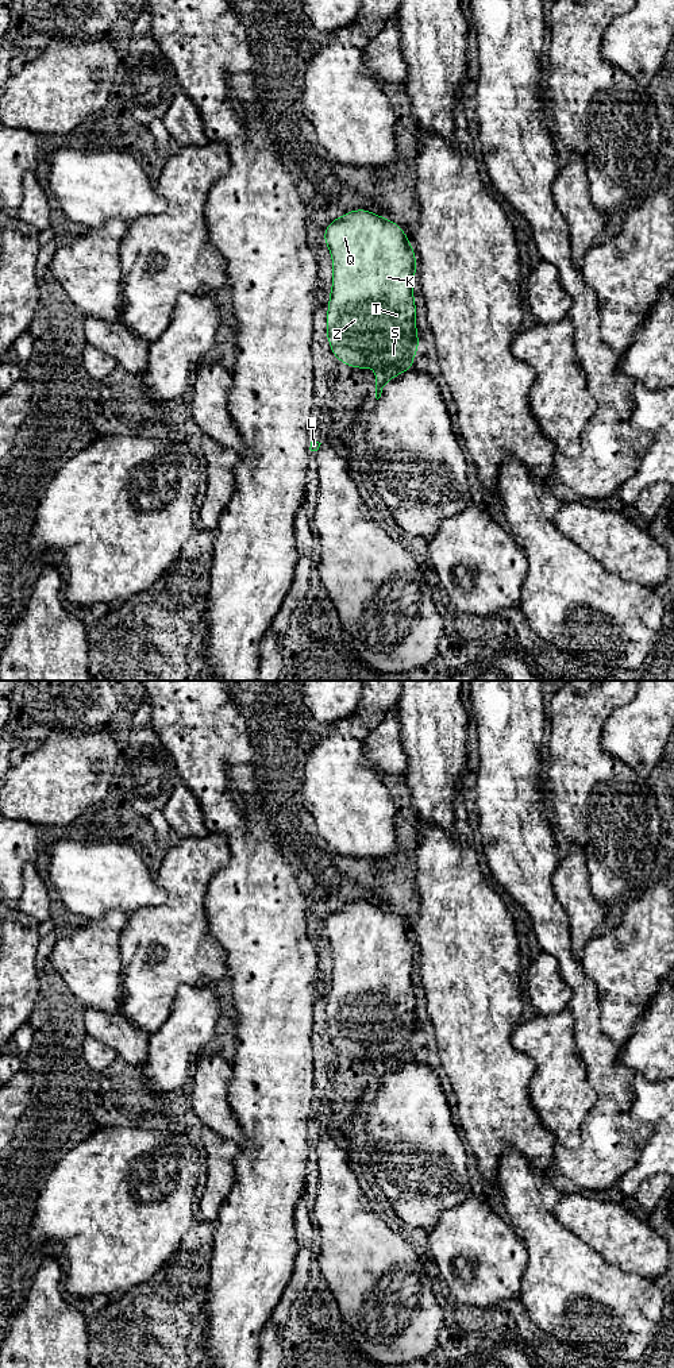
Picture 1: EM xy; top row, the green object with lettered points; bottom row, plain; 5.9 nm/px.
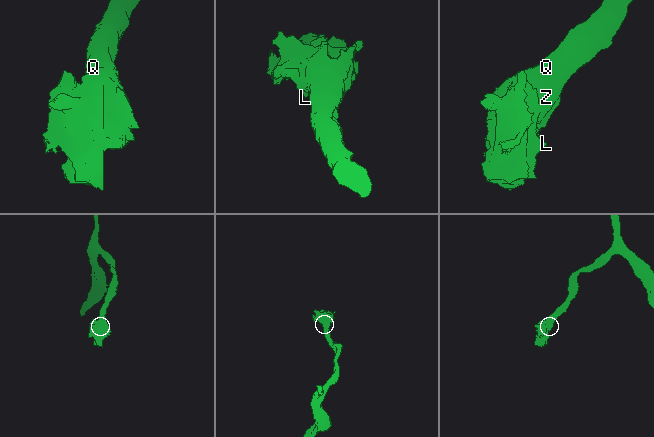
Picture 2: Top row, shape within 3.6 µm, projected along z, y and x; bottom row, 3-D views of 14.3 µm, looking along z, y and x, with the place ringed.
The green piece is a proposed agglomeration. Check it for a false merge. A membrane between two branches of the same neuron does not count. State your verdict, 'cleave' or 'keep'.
keep

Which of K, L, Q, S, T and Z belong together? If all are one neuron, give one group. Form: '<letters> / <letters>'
K L Q S T Z

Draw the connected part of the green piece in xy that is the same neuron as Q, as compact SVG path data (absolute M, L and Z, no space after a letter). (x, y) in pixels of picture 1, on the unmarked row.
M355 901L332 912L323 929L334 959L326 1028L338 1052L355 1060L375 1061L378 1091L389 1071L413 1059L413 1047L419 1041L412 982L416 947L397 914L366 901Z

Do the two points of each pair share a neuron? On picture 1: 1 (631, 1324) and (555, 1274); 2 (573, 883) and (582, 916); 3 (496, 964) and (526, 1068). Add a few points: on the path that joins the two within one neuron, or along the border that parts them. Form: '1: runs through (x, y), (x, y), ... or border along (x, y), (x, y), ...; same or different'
1: runs through (620, 1302), (592, 1274), (577, 1274); same
2: runs through (573, 891), (574, 898), (582, 908); same
3: runs through (496, 991), (496, 1041), (499, 1044); same

